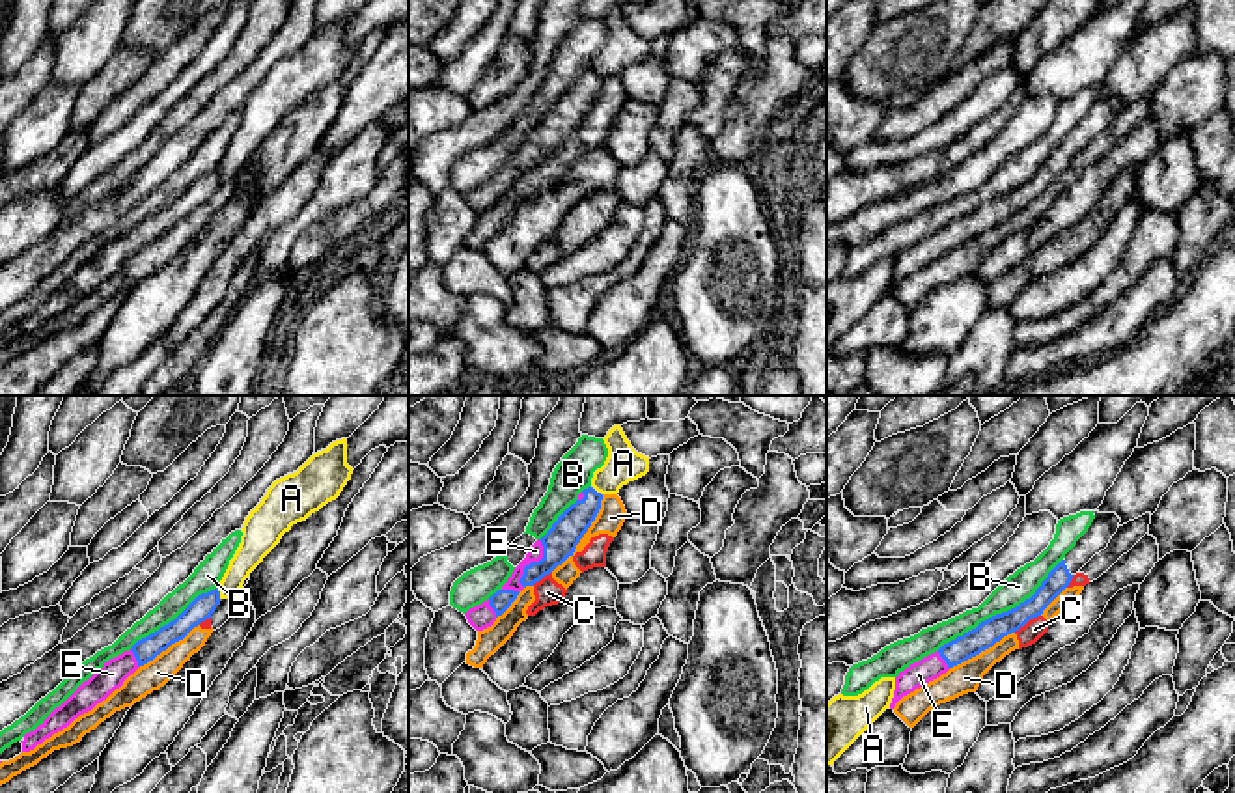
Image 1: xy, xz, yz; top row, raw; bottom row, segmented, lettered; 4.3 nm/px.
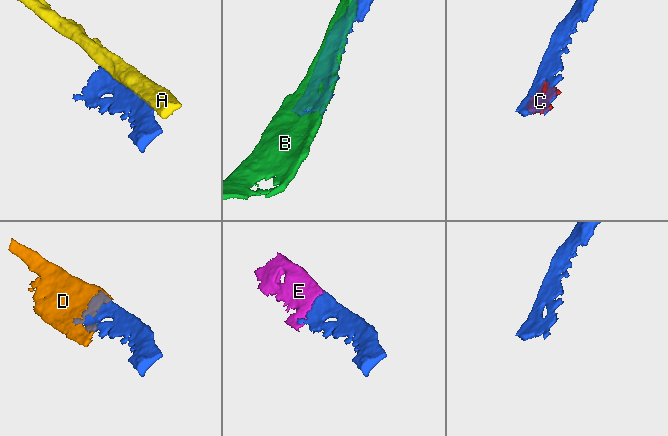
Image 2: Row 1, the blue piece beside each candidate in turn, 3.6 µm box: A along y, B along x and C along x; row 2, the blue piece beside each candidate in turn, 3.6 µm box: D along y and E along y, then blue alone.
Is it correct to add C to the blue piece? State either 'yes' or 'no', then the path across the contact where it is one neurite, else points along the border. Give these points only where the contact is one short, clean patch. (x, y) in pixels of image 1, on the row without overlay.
no

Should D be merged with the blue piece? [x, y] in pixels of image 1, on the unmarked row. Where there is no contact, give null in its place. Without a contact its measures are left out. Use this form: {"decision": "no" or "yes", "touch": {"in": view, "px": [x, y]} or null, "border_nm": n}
{"decision": "no", "touch": {"in": "xz", "px": [584, 114]}, "border_nm": 400}

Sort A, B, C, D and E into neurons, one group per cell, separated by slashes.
A / B / C D / E

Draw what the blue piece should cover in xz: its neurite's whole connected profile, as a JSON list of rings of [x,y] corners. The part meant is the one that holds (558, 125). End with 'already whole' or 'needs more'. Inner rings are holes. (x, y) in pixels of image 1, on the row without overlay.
[[[593,69],[584,71],[552,110],[528,131],[526,140],[513,151],[507,164],[487,183],[465,194],[468,205],[476,213],[491,209],[526,168],[534,168],[573,138],[576,127],[595,103],[601,82],[603,77]]]; needs more

